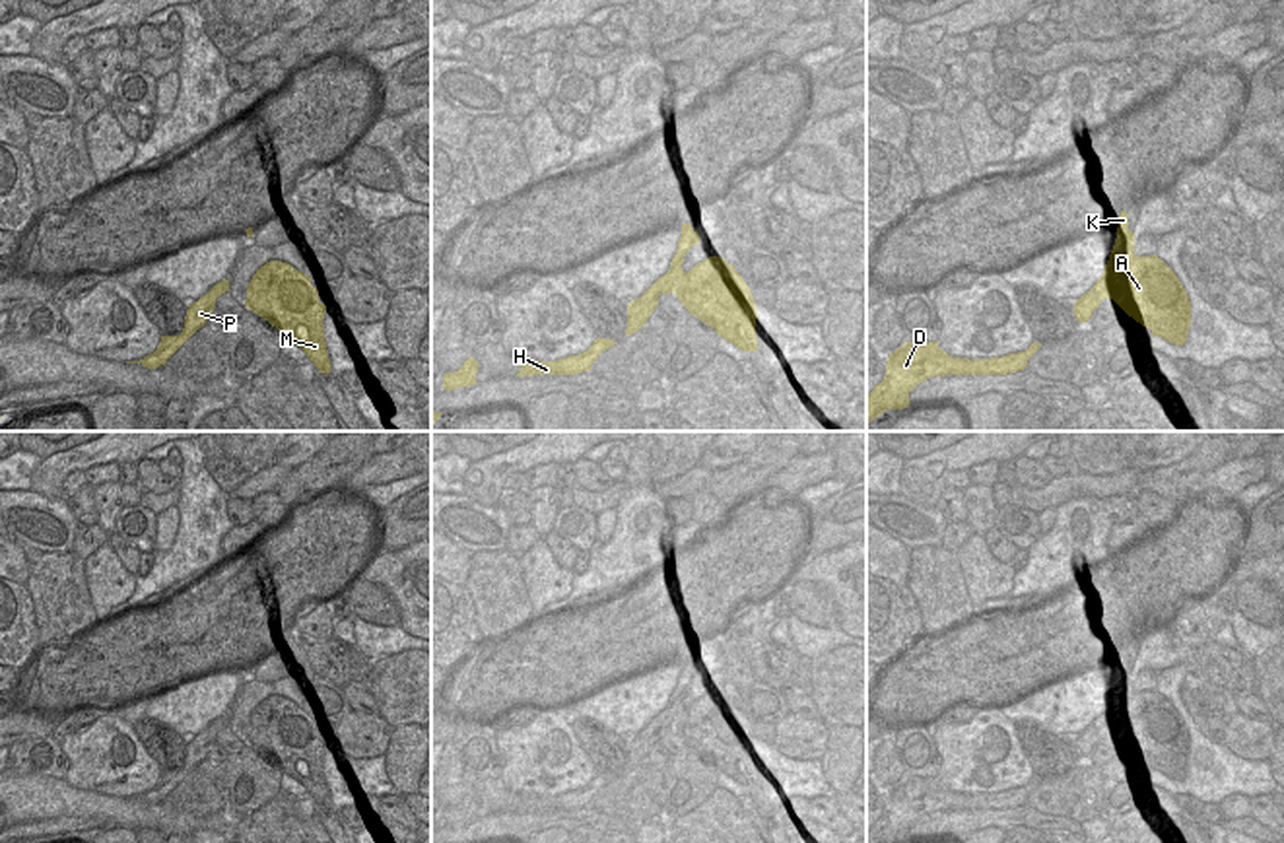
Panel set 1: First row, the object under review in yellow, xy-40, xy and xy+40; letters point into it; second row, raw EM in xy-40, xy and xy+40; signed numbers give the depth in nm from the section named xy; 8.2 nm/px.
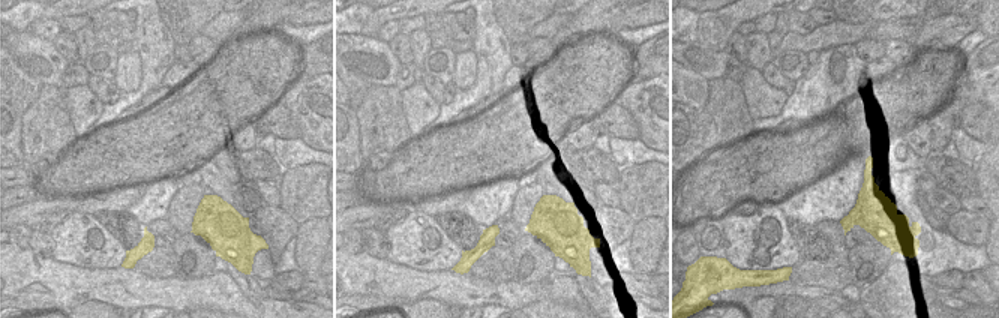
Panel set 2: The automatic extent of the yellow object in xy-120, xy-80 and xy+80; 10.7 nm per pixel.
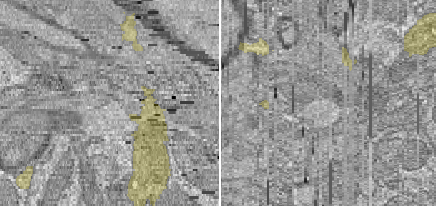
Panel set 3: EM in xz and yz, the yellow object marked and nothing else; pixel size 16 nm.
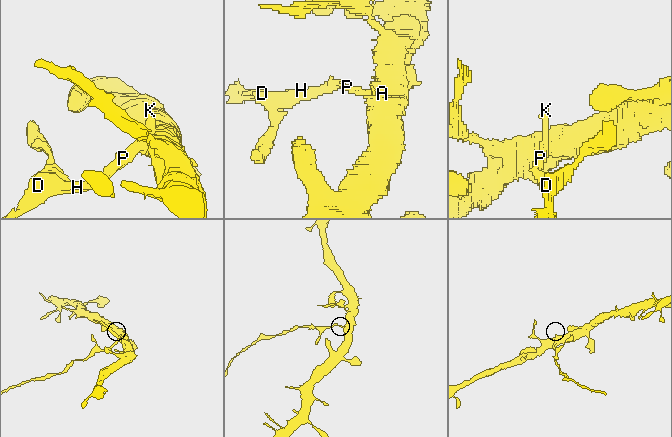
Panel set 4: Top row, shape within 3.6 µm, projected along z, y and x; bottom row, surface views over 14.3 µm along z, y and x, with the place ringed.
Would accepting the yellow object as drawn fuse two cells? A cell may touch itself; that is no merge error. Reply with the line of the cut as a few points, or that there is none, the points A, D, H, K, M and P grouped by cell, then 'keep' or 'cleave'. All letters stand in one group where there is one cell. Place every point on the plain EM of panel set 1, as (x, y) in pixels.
cut in xy+40 along (1104, 706), (1114, 719), (1114, 735); A K M / D H P; cleave

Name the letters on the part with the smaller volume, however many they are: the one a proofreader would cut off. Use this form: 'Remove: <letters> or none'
Remove: D, H, P

